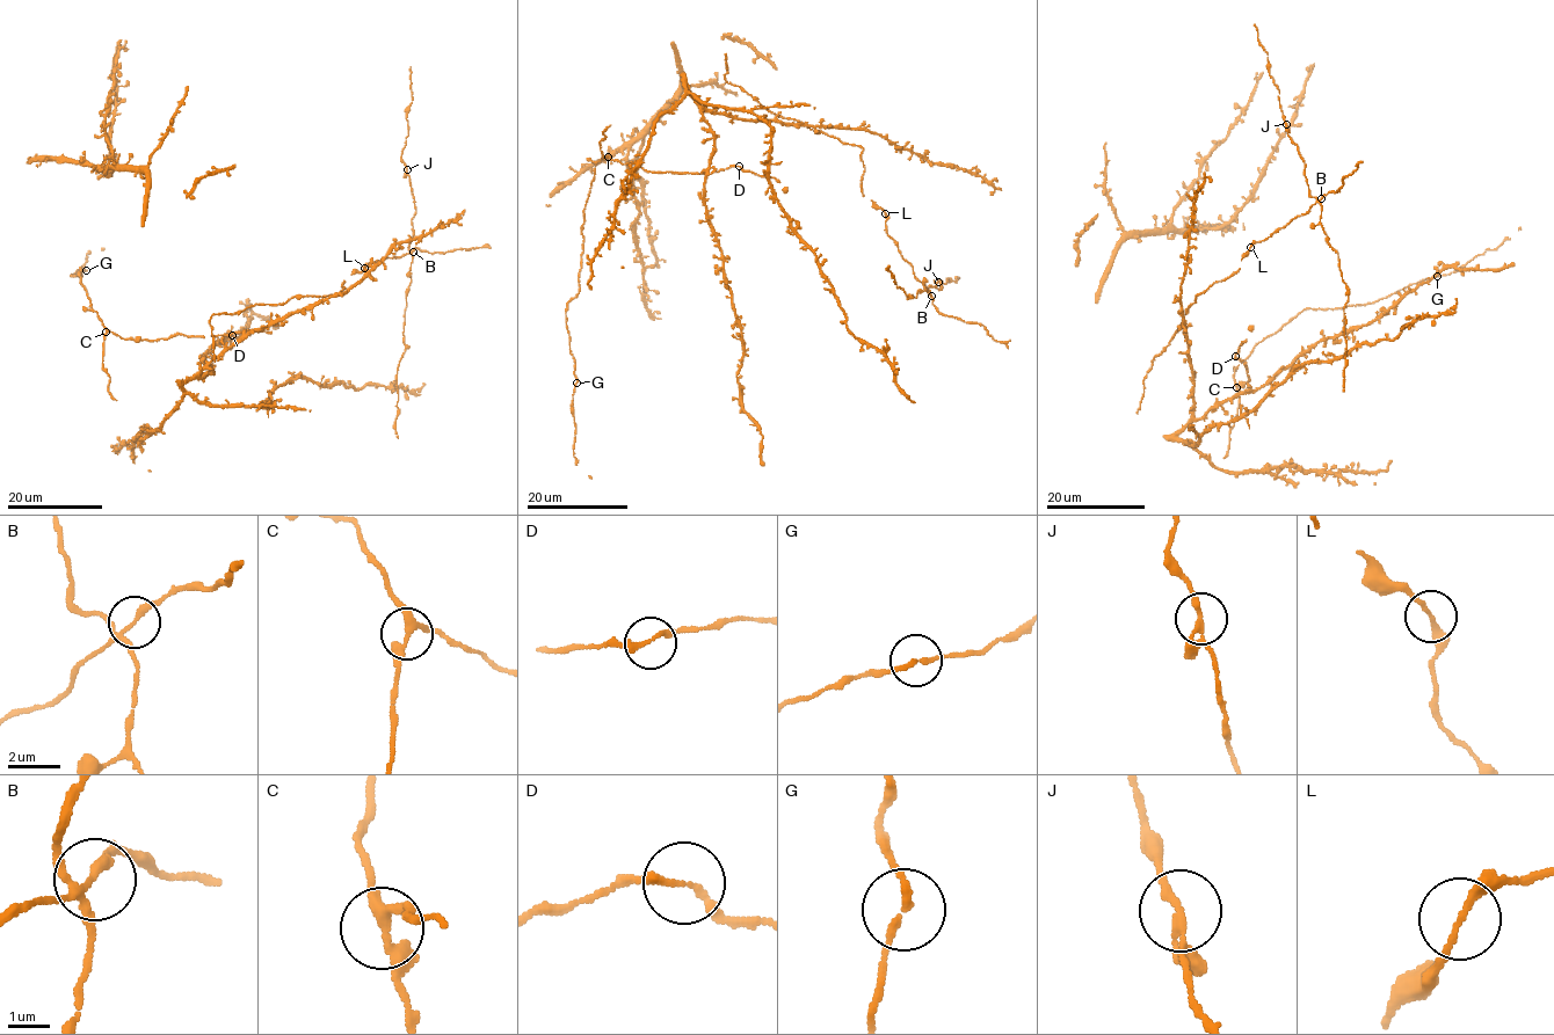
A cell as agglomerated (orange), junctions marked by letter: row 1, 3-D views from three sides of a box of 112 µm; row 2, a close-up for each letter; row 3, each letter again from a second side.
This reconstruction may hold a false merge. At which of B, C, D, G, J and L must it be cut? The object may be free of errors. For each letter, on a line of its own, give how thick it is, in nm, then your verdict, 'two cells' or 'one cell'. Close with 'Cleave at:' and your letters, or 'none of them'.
B: calibre 170 nm; one cell
C: calibre 240 nm; one cell
D: calibre 180 nm; one cell
G: calibre 170 nm; one cell
J: calibre 170 nm; one cell
L: calibre 180 nm; one cell
Cleave at: none of them

